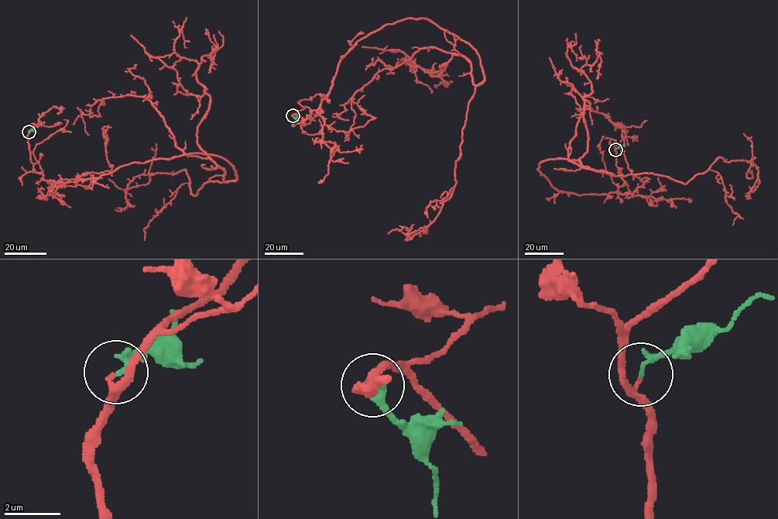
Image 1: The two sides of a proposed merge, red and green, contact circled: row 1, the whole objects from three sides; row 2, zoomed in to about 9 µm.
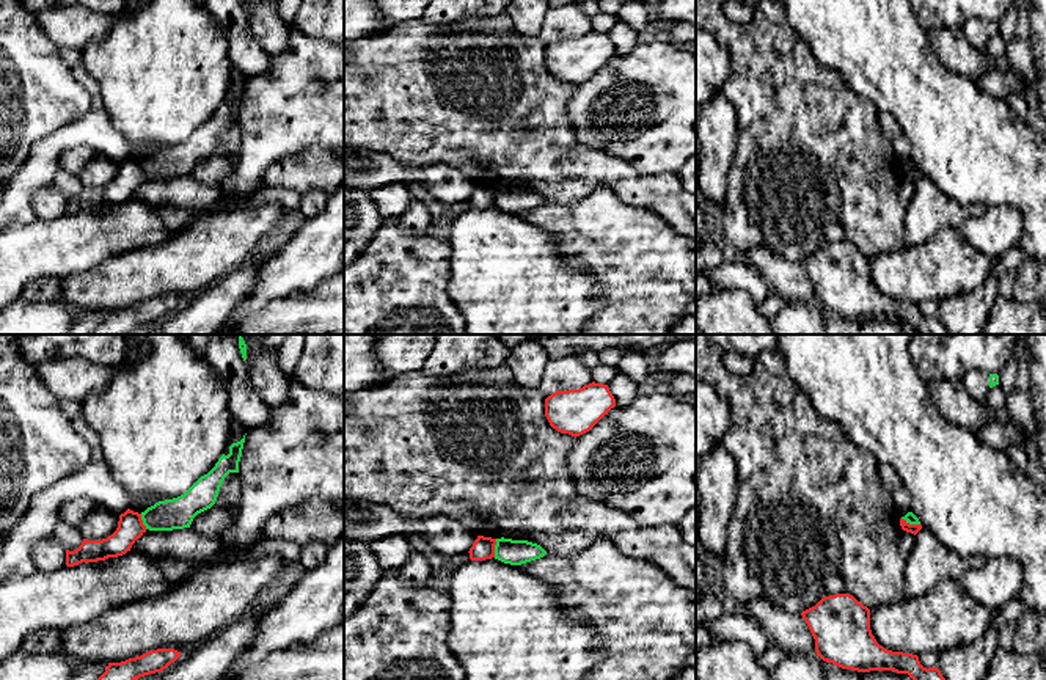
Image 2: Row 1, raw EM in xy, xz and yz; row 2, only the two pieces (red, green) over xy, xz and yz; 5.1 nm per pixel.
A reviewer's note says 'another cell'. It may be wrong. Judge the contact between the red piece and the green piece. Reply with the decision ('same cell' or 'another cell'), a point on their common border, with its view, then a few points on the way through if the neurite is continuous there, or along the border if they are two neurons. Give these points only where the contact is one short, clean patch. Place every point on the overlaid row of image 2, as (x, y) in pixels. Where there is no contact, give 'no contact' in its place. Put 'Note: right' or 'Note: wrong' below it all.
another cell; meets red in xz at (493, 548); border along xz (497, 539), (493, 556)
Note: right

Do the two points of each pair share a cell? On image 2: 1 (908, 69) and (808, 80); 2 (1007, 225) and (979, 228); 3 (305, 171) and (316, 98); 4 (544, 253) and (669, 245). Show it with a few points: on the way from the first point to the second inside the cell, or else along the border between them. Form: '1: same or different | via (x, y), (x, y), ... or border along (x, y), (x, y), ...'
1: different | border along (812, 55), (834, 69), (869, 102)
2: same | via (1001, 226), (985, 228)
3: different | border along (327, 148), (313, 148), (292, 154), (274, 165)
4: different | border along (536, 225), (548, 230), (558, 247), (591, 274)

